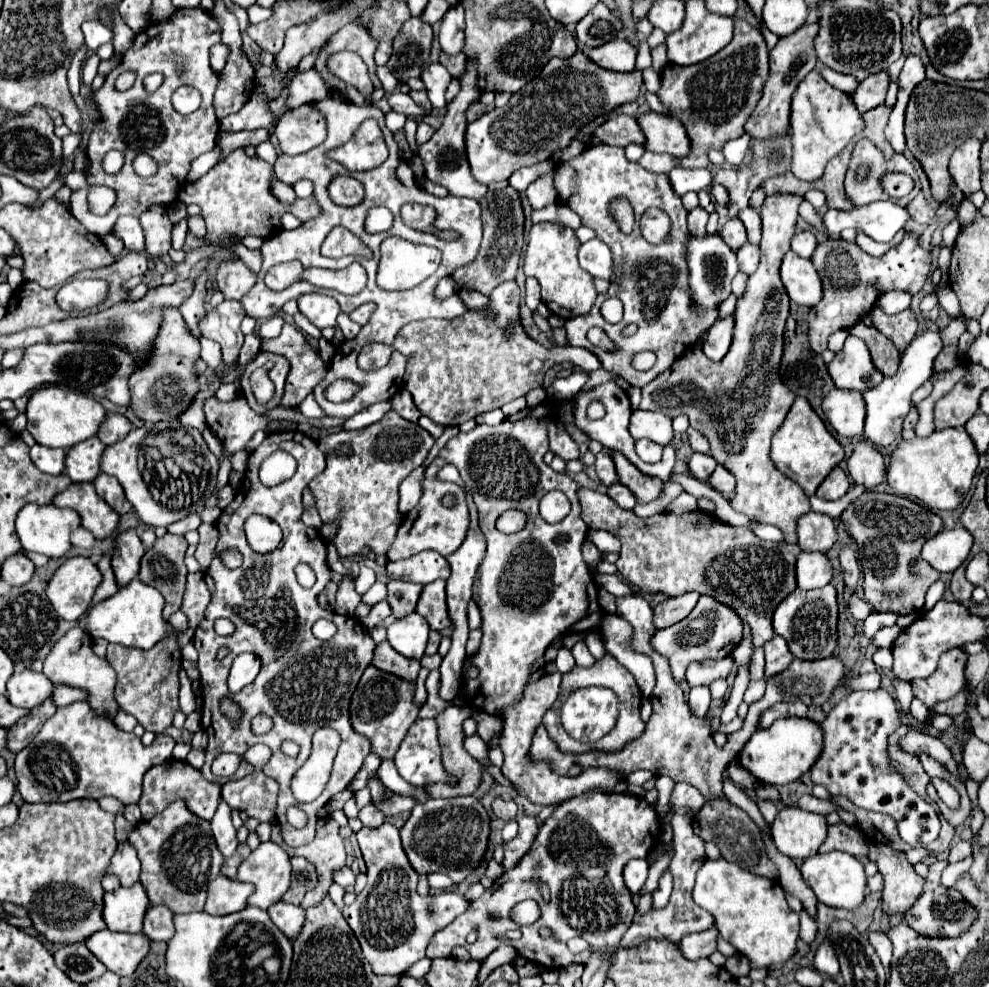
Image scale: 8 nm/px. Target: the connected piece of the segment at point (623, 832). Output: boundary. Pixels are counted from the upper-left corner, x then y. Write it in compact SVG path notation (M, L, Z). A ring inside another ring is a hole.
M587 792L587 794L581 794L577 798L571 798L571 800L565 800L545 822L543 826L539 828L535 840L533 840L533 846L529 848L529 852L521 858L521 862L505 872L501 878L497 878L493 882L493 888L487 892L481 894L481 898L477 898L475 902L471 902L471 906L467 908L465 914L461 914L459 918L455 918L449 926L441 928L433 940L429 942L427 946L427 958L447 958L453 950L453 946L463 946L467 948L467 952L471 954L473 960L485 960L503 940L501 936L507 932L507 930L515 930L517 924L513 924L509 920L509 910L521 902L521 900L527 900L527 898L533 898L539 902L539 908L541 908L541 918L531 924L531 926L521 926L521 934L523 938L521 940L509 940L507 944L511 944L523 958L527 958L529 962L535 962L547 970L555 968L563 968L563 966L569 966L569 964L585 964L589 960L589 956L593 954L593 950L603 950L603 948L615 948L619 946L621 942L621 936L625 934L625 930L629 928L629 922L633 920L633 914L635 914L635 906L633 906L633 900L631 900L631 894L623 882L623 866L627 860L631 858L647 858L647 854L651 852L651 848L657 844L657 838L659 838L659 818L657 818L657 812L653 810L653 806L643 800L643 798L635 798L635 796L625 796L625 794L597 794L597 792ZM531 880L543 880L549 884L551 888L551 900L545 902L539 894L539 890L535 886L531 886ZM541 926L549 926L555 934L555 938L551 940L543 940L539 936L539 928ZM477 928L479 936L477 936L477 942L475 944L467 944L467 934ZM573 936L581 936L589 942L589 950L581 952L581 954L571 954L565 946L565 942Z

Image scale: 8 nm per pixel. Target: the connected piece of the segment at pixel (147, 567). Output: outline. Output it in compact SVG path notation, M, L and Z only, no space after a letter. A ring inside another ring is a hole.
M165 534L157 538L157 542L143 554L139 580L157 588L165 598L163 618L169 620L173 612L181 608L183 592L185 592L185 578L187 568L183 564L187 550L187 540L183 536Z

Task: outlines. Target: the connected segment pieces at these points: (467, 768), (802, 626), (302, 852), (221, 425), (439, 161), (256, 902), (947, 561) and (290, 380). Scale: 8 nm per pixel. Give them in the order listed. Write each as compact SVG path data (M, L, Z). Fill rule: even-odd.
M447 706L443 712L439 712L435 716L437 720L437 730L439 744L442 750L443 764L449 772L457 772L457 784L455 786L447 786L447 784L433 784L433 786L427 786L427 792L431 798L455 798L455 796L469 796L477 790L479 782L481 782L481 766L475 758L471 758L465 748L463 748L463 732L461 732L461 724L465 718L469 718L473 712L471 706L463 706L463 708L455 708L455 706Z
M827 584L819 590L801 590L791 592L773 614L775 634L783 636L789 644L789 650L795 658L817 660L829 658L837 646L837 600L835 586Z
M321 818L317 822L317 836L311 844L301 848L285 846L291 856L303 856L311 862L319 874L319 882L313 890L309 890L301 902L301 908L315 906L327 894L329 886L333 884L333 870L345 866L345 846L343 838L339 836L339 824L333 818Z
M209 398L203 410L207 416L207 426L221 438L225 454L245 450L247 442L257 430L283 430L281 422L267 422L259 414L255 414L245 398L237 398L227 404Z
M467 60L465 64L465 72L461 76L461 92L447 104L447 114L445 114L445 122L441 124L441 128L433 134L433 138L419 146L419 158L423 160L423 168L425 168L425 176L427 180L447 186L451 194L455 196L465 196L465 198L473 198L473 200L481 200L487 196L487 188L485 186L477 186L477 182L473 182L473 176L469 174L469 164L465 152L465 110L469 108L469 104L473 100L479 98L479 90L477 90L477 72L475 72L475 64L471 60ZM447 154L449 154L449 162L447 162Z
M263 842L249 854L247 860L241 862L237 878L239 882L251 882L255 886L255 892L249 896L247 904L267 910L271 904L279 902L289 888L289 854L275 842Z
M957 524L953 530L941 530L929 538L921 550L921 556L939 572L953 572L959 568L973 546L973 536Z
M285 324L283 332L277 338L267 340L267 350L273 352L273 354L277 354L277 356L283 356L289 362L289 374L287 374L285 394L281 398L281 406L285 406L285 408L297 408L313 392L313 388L317 386L317 382L325 378L327 364L321 360L319 352L307 342L307 338L303 336L303 332L297 330L293 324Z

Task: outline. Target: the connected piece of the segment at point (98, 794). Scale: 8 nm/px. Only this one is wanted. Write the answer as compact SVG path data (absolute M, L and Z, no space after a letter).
M73 702L69 706L57 708L57 712L43 724L41 732L33 738L33 742L23 748L15 758L15 774L17 774L17 790L21 792L25 802L69 802L77 798L93 798L99 800L103 796L113 796L123 804L139 802L141 796L141 778L143 774L161 762L171 758L171 750L175 740L167 734L157 734L153 744L145 746L133 732L117 730L117 726L99 716L89 704Z

